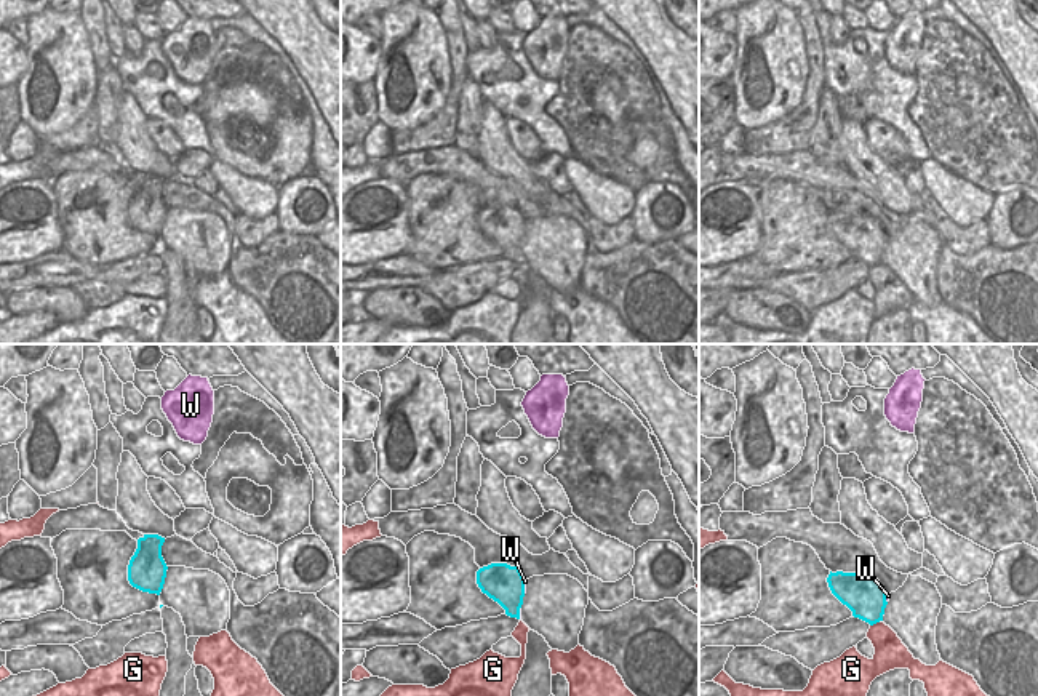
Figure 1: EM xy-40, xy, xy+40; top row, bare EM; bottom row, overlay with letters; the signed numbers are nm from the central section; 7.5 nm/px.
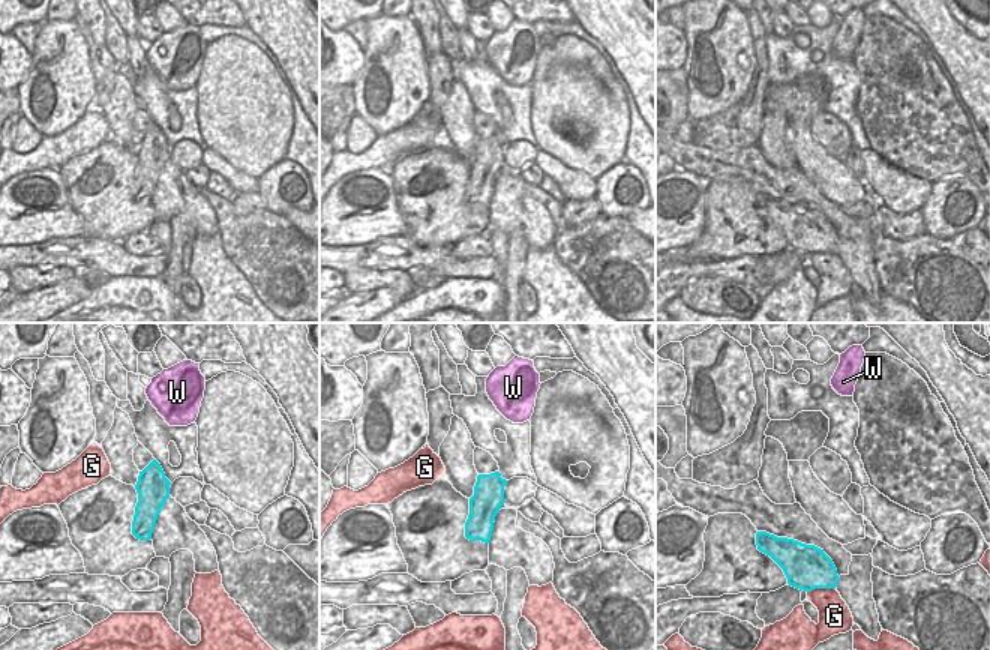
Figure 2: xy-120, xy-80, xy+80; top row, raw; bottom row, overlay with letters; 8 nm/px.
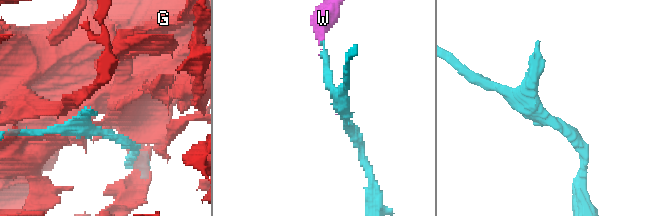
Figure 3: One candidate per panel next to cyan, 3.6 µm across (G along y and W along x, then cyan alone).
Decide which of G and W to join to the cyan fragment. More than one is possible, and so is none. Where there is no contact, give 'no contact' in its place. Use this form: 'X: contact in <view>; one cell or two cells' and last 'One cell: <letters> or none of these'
G: contact in xy+40; two cells
W: contact in xy; one cell
One cell: W

